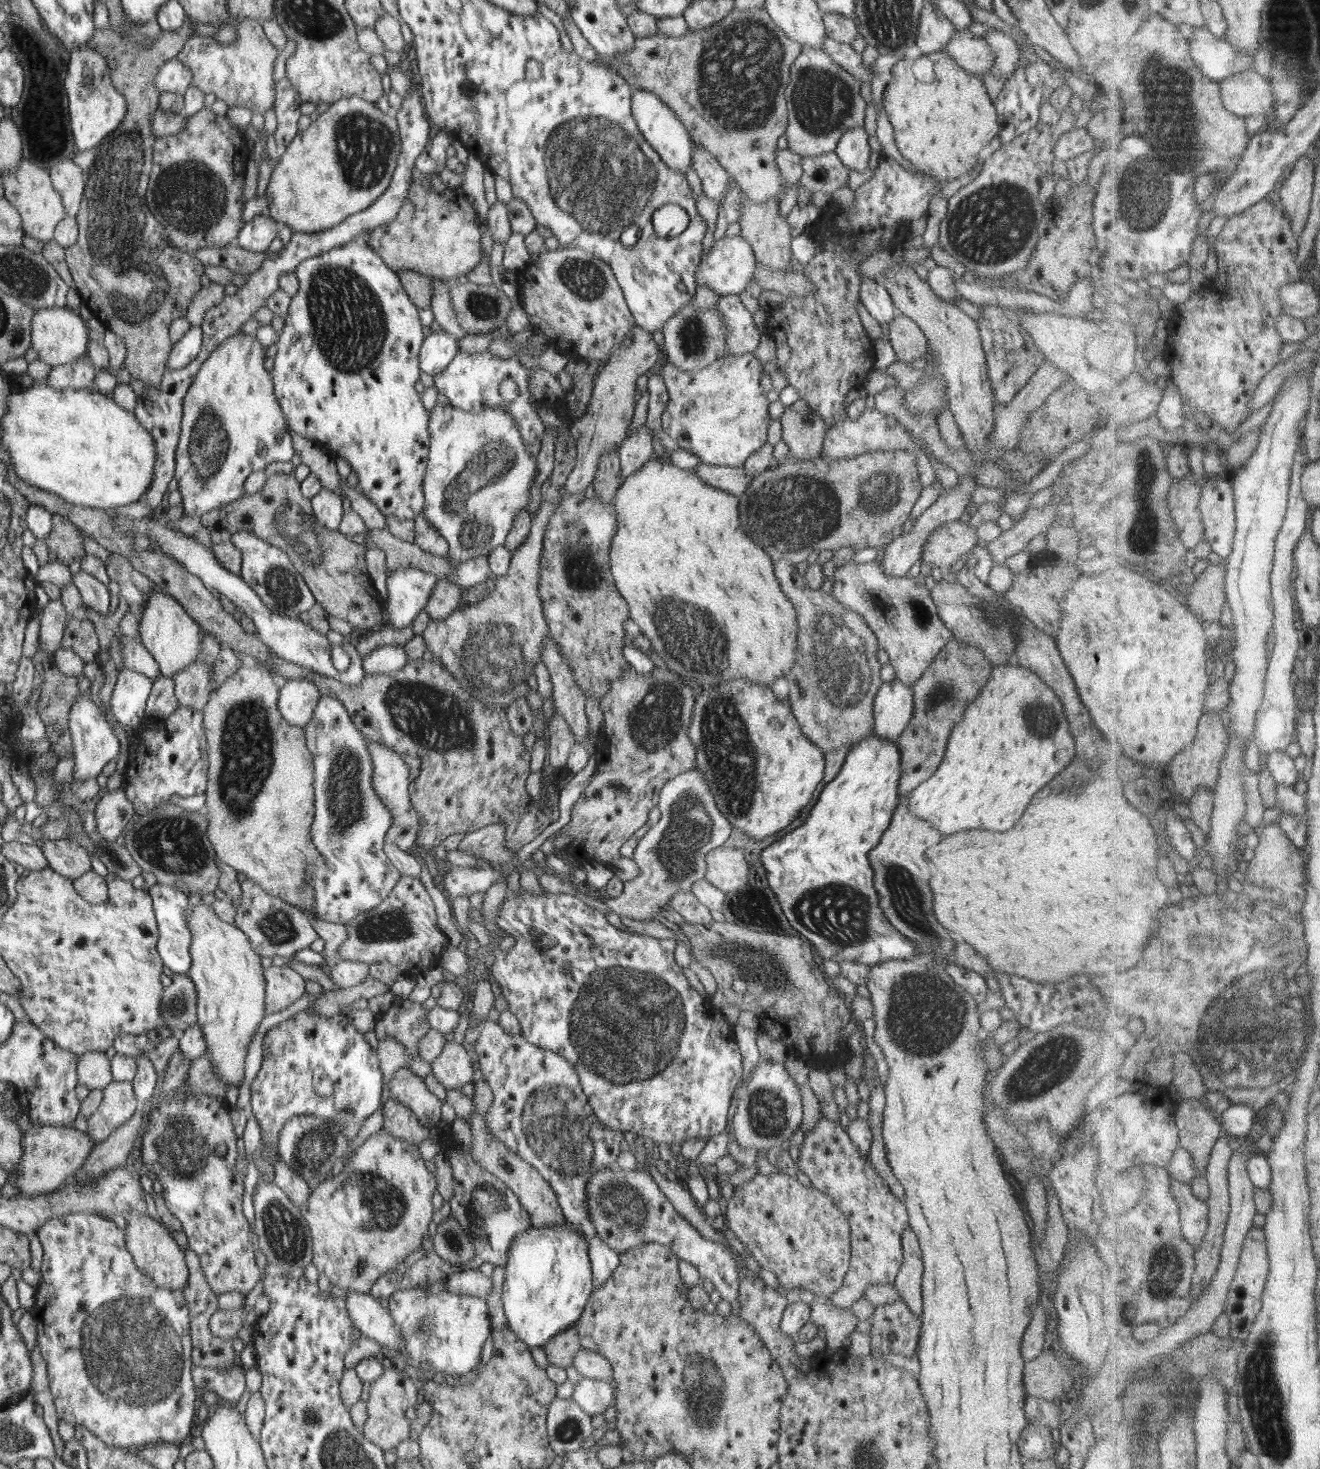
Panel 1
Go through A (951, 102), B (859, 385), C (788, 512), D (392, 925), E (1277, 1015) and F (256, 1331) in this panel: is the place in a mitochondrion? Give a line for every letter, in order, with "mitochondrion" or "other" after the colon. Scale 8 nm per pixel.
A: other
B: other
C: mitochondrion
D: mitochondrion
E: mitochondrion
F: other

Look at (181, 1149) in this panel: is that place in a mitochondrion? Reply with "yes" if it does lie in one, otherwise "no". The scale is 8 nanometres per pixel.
yes

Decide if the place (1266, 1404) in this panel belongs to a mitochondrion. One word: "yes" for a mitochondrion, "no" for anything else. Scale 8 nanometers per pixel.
yes

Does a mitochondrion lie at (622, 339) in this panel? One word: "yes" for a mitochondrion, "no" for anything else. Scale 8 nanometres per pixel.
no

